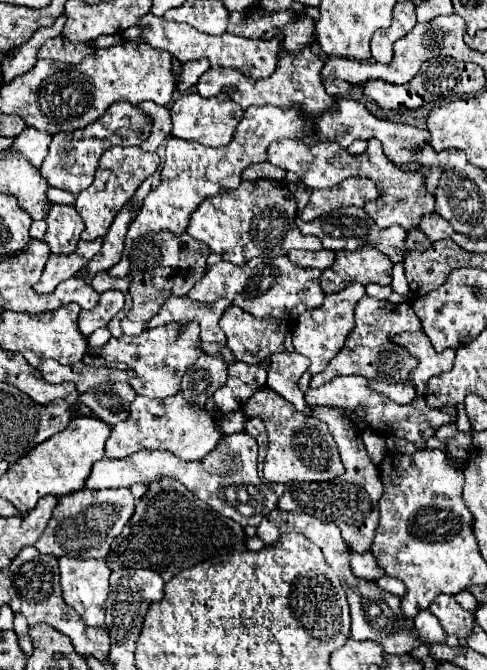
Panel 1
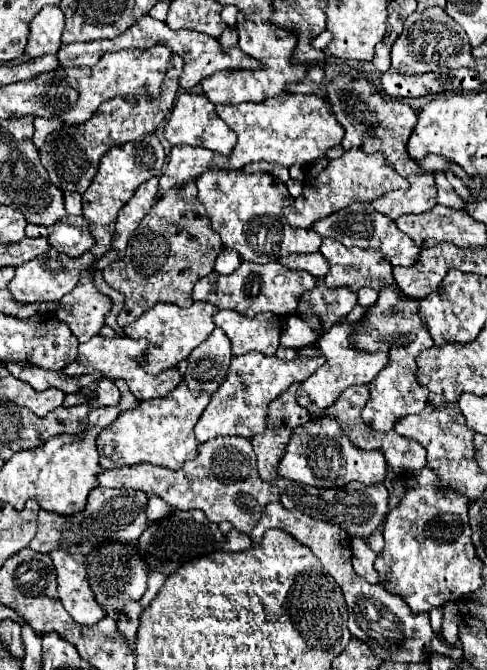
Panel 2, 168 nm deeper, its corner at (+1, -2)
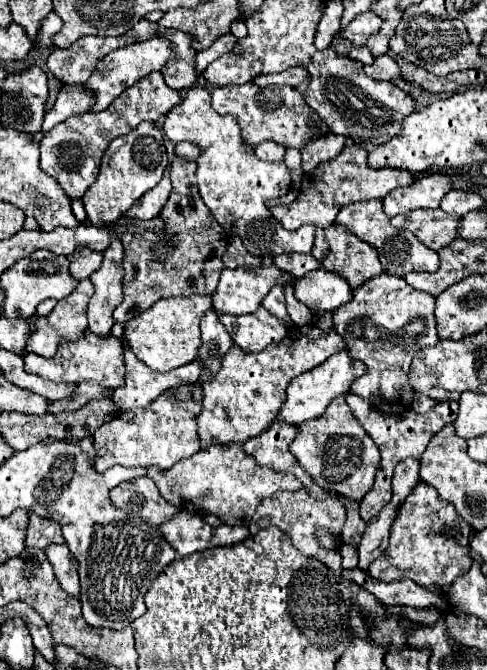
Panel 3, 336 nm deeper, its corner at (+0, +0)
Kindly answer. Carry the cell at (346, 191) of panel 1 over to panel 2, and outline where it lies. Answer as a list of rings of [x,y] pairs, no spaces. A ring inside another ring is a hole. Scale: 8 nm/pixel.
[[[362,150],[345,151],[340,158],[332,160],[316,178],[304,182],[302,194],[294,200],[292,206],[284,208],[282,214],[286,216],[292,228],[308,230],[314,222],[354,204],[354,202],[372,202],[386,192],[392,190],[408,190],[408,180],[400,178],[390,166],[386,166],[382,154],[364,154]]]

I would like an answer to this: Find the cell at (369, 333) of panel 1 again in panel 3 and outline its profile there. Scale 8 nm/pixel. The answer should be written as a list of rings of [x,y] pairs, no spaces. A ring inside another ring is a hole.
[[[343,350],[343,352],[337,352],[333,354],[329,360],[325,360],[325,364],[313,368],[311,372],[303,374],[303,376],[297,376],[289,388],[287,388],[287,400],[285,404],[281,406],[281,420],[285,420],[287,424],[301,424],[305,420],[311,420],[311,418],[319,418],[327,406],[331,404],[333,398],[337,396],[343,396],[349,392],[351,384],[355,378],[363,376],[367,372],[367,366],[361,362],[361,360],[353,360],[349,358],[349,352]]]

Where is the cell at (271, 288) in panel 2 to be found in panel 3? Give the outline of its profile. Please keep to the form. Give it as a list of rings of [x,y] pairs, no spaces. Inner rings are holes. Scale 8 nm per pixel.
[[[241,266],[241,268],[235,268],[235,270],[225,268],[221,272],[219,286],[213,292],[213,310],[221,312],[221,314],[235,314],[235,316],[251,314],[261,306],[261,300],[265,298],[265,294],[271,290],[273,284],[285,284],[285,276],[289,276],[289,274],[281,272],[277,266],[269,266],[269,268]]]

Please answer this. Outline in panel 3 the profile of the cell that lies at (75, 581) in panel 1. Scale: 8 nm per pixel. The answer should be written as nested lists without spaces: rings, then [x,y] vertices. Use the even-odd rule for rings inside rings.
[[[53,544],[53,546],[47,546],[45,548],[45,554],[55,570],[55,576],[61,584],[61,588],[65,592],[69,592],[69,596],[73,598],[79,598],[79,564],[77,564],[77,558],[69,552],[69,548],[63,544]]]

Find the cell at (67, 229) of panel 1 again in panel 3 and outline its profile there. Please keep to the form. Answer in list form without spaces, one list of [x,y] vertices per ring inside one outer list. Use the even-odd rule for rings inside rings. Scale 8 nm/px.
[[[77,248],[77,252],[73,252],[73,256],[69,256],[69,262],[71,262],[69,270],[73,272],[73,276],[77,280],[83,280],[99,268],[101,260],[103,260],[101,252],[89,252],[87,248]]]

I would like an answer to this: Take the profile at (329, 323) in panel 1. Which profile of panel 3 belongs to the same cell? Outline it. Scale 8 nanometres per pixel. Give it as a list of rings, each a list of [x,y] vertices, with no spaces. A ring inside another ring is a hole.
[[[317,268],[295,280],[295,298],[303,302],[313,316],[323,312],[333,312],[335,308],[347,304],[353,298],[349,284],[335,272]]]

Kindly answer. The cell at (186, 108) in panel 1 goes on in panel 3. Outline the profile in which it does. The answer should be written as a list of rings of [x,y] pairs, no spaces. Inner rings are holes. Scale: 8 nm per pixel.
[[[193,86],[185,92],[181,104],[177,104],[167,116],[165,116],[165,124],[163,124],[165,134],[169,136],[171,142],[181,142],[181,140],[189,140],[195,142],[197,146],[201,146],[201,156],[197,160],[197,184],[199,184],[199,194],[203,198],[203,202],[209,206],[211,214],[215,216],[215,220],[225,228],[227,236],[241,236],[243,246],[247,248],[249,254],[261,258],[263,266],[269,266],[273,262],[273,256],[277,254],[287,254],[287,252],[311,252],[311,246],[314,244],[316,227],[305,225],[298,230],[285,230],[281,226],[279,220],[275,220],[271,216],[271,210],[267,206],[269,200],[277,200],[281,196],[285,196],[291,188],[291,176],[289,170],[283,162],[261,162],[255,158],[253,150],[249,150],[243,140],[241,140],[241,132],[239,132],[239,124],[233,116],[221,116],[217,112],[213,112],[211,108],[211,92],[203,86]]]

